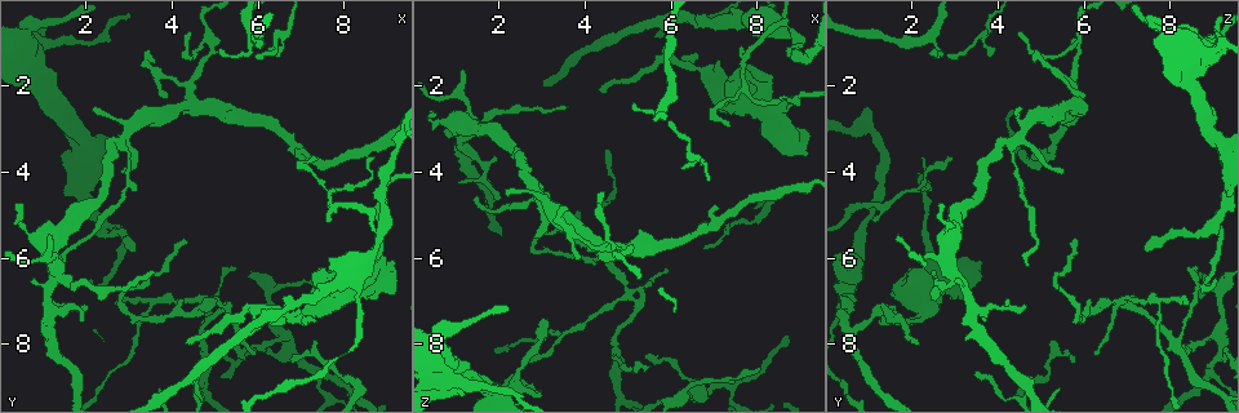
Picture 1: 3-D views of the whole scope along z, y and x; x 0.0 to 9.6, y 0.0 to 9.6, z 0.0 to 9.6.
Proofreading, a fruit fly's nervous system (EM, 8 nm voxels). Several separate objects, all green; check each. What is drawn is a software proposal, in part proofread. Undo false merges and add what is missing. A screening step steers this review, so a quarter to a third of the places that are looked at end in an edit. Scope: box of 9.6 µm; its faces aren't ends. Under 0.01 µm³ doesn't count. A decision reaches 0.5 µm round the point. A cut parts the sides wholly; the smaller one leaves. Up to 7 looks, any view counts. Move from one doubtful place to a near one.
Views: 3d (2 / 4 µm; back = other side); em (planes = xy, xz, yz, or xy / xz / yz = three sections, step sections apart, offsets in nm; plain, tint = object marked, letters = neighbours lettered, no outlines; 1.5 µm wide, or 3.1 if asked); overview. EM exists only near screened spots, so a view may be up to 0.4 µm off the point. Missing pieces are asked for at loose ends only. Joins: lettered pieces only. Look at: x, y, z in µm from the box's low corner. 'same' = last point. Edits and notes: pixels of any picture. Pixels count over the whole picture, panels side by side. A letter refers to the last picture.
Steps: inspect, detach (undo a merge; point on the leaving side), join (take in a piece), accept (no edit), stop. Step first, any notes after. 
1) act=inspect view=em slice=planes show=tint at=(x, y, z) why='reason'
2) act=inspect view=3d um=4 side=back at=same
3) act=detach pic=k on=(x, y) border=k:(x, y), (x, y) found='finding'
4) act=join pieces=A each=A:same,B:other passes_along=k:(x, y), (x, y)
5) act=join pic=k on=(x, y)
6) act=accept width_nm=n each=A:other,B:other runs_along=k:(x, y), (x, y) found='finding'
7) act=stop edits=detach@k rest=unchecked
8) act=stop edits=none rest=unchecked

act=inspect view=em slice=yz step=8 show=tint at=(7.50, 6.35, 1.90) why='free end'

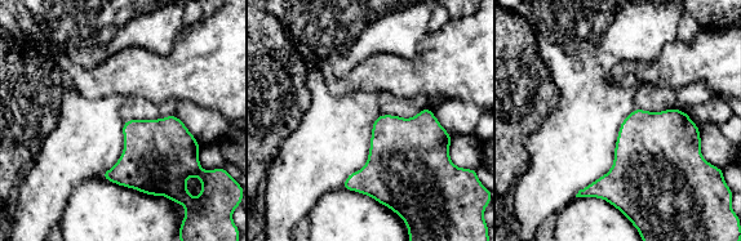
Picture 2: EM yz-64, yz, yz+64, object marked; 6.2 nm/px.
act=inspect view=em slice=planes show=letters at=same

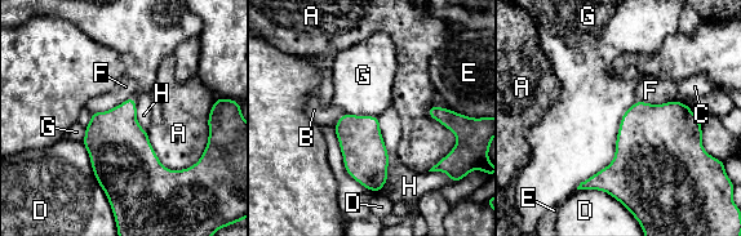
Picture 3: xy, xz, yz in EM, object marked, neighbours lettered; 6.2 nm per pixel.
act=accept each=A:other,B:other,C:other,D:other,E:other,F:other,G:other,H:other border=3:(637, 101), (613, 159), (576, 188) found='none of them fits'

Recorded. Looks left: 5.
act=inspect view=em slice=planes show=letters at=(3.10, 5.80, 7.35) why='branch stops here'

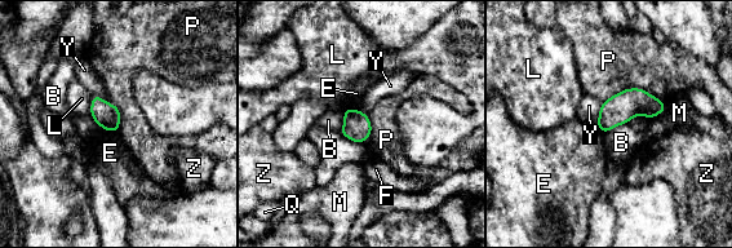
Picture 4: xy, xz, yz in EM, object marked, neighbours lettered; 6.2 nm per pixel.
act=accept longest_contact=P:400nm each=B:other,E:other,F:other,L:other,M:other,P:other,Q:other,Y:other,Z:other border=4:(103, 128), (116, 132) found='none of them fits'

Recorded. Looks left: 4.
act=inspect view=em slice=xy step=8 show=letters at=(5.05, 7.00, 6.90) why='abrupt turn'

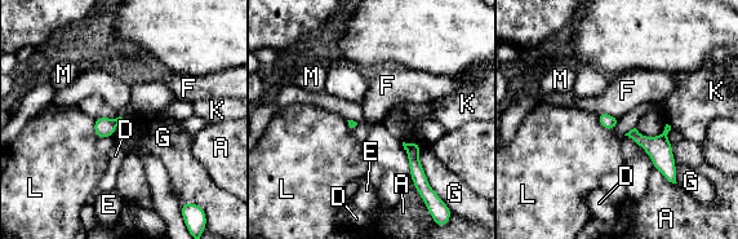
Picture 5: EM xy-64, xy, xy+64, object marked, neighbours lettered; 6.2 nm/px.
act=inspect view=em slice=planes show=letters at=same

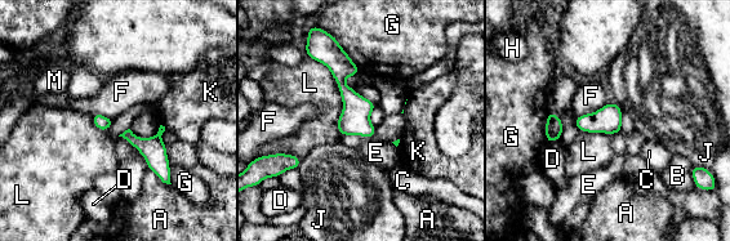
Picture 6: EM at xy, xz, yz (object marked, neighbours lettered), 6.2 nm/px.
act=accept each=A:other,B:other,C:other,D:other,E:other,F:other,G:other,H:other,J:other,K:other,L:other,M:other border=6:(306, 54), (337, 84), (341, 135) found='all the same neuron'

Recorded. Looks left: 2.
act=stop edits=none rest=unchecked

